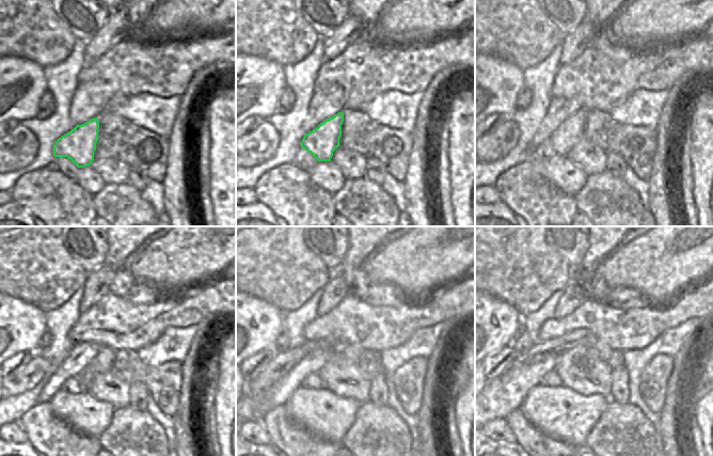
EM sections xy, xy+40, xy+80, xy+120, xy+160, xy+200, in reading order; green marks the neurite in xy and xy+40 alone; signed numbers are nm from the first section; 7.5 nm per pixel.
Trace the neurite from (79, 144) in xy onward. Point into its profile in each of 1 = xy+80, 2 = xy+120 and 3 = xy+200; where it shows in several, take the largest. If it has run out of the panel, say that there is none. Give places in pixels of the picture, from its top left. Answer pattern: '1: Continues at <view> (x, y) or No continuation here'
1: Continues at xy+80 (564, 138)
2: Continues at xy+120 (103, 362)
3: Continues at xy+200 (604, 351).

